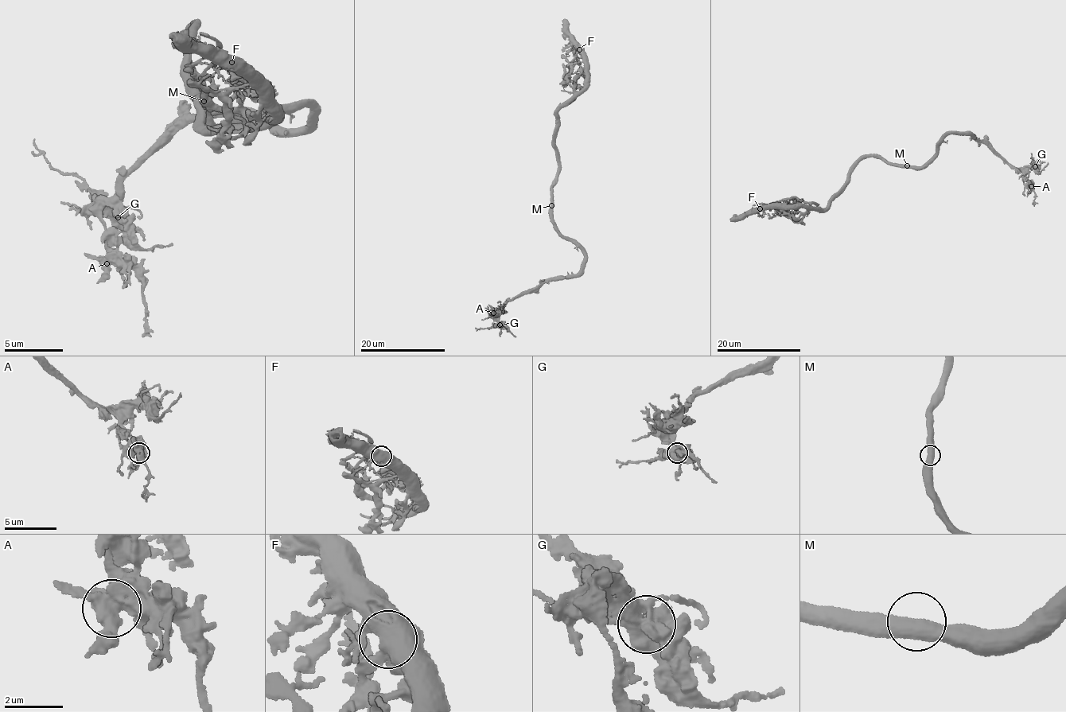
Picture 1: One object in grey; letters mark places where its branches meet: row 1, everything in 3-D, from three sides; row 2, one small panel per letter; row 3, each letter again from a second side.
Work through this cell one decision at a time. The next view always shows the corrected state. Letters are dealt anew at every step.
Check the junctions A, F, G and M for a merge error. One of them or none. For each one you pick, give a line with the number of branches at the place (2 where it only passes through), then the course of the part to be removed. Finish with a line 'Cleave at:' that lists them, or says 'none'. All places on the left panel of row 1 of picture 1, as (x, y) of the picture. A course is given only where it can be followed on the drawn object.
F: branches 3; course (232, 63), (266, 89), (276, 112), (246, 131), (206, 95), (201, 83), (220, 54), (215, 40), (198, 33)
Cleave at: F

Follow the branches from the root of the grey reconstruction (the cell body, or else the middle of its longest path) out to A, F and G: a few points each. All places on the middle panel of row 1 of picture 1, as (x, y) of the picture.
A: (552, 204), (553, 224), (581, 249), (584, 255), (584, 266), (576, 275), (542, 281), (493, 313)
F: (552, 204), (552, 186), (558, 165), (553, 139), (555, 118), (583, 86), (585, 58), (579, 49)
G: (552, 204), (553, 224), (581, 249), (584, 266), (576, 275), (542, 281), (507, 302), (497, 314), (499, 324)

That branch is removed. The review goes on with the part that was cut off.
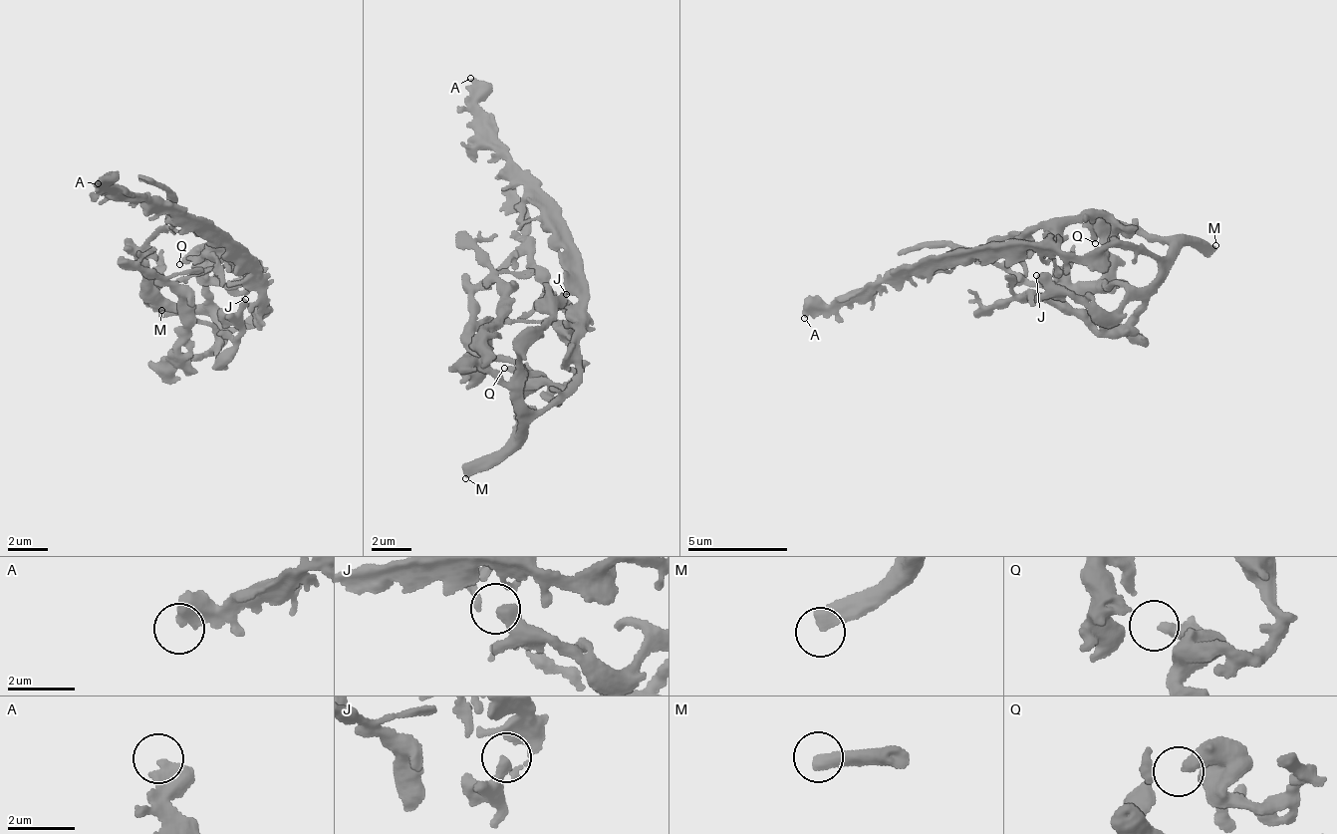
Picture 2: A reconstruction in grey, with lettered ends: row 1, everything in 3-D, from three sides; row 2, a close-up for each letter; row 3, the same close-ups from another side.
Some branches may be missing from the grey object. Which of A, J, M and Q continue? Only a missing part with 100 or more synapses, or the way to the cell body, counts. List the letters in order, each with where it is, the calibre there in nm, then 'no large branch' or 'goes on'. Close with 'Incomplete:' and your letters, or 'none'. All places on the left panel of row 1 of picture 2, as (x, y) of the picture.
A: place (98, 183); calibre 340 nm; no large branch
J: place (245, 299); calibre 360 nm; no large branch
M: place (161, 310); calibre 460 nm; goes on
Q: place (179, 264); calibre 260 nm; no large branch
Incomplete: M

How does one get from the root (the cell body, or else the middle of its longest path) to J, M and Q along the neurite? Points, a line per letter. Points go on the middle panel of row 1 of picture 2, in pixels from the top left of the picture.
J: (569, 385), (540, 410), (528, 407), (522, 400), (517, 363), (530, 334), (553, 316), (554, 300), (566, 294)
M: (569, 385), (532, 418), (527, 419), (507, 454), (492, 455), (488, 462), (473, 463), (465, 478)
Q: (569, 385), (536, 412), (525, 430), (521, 428), (523, 403), (520, 401), (520, 387), (525, 380), (504, 368)

